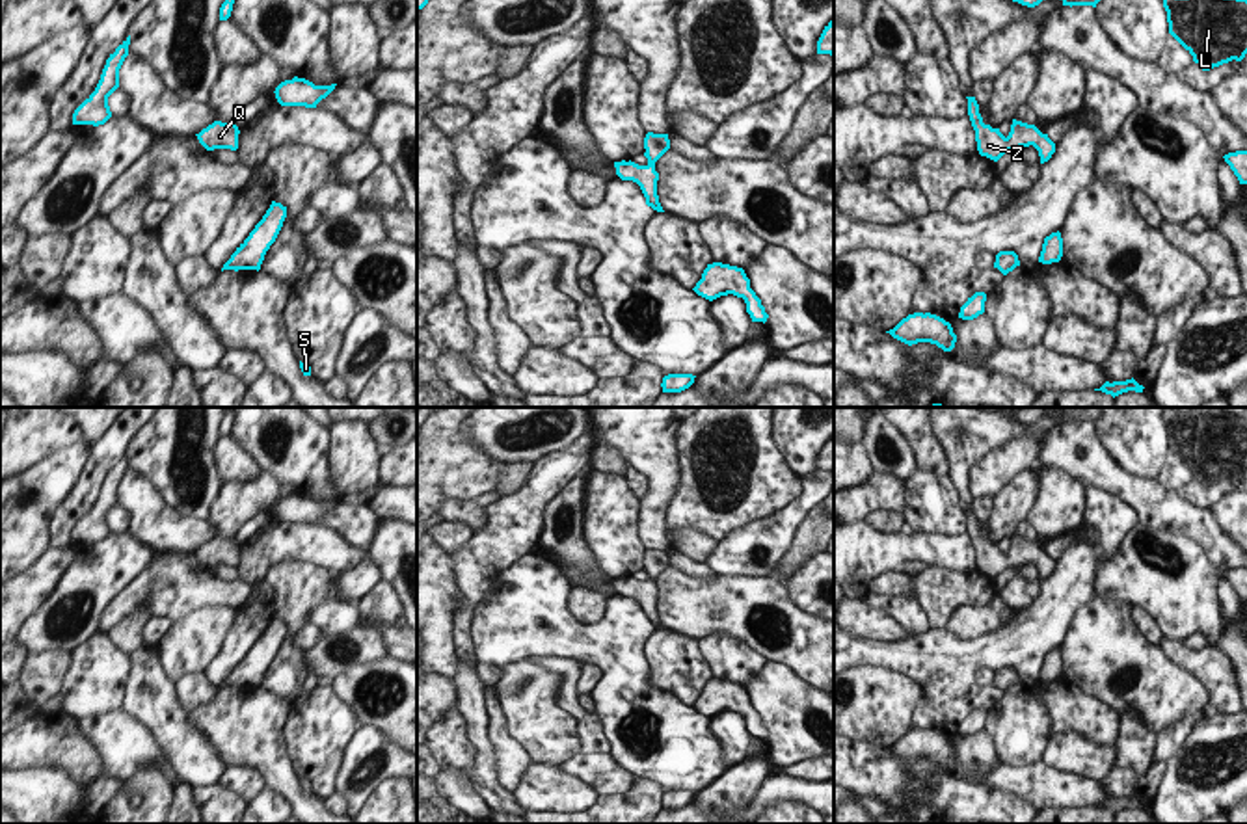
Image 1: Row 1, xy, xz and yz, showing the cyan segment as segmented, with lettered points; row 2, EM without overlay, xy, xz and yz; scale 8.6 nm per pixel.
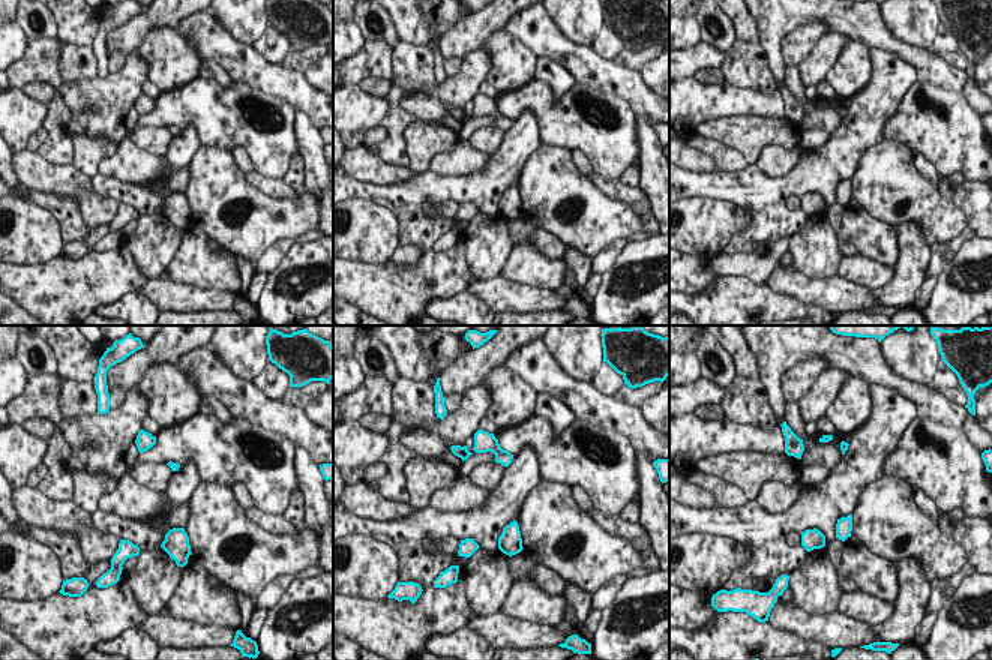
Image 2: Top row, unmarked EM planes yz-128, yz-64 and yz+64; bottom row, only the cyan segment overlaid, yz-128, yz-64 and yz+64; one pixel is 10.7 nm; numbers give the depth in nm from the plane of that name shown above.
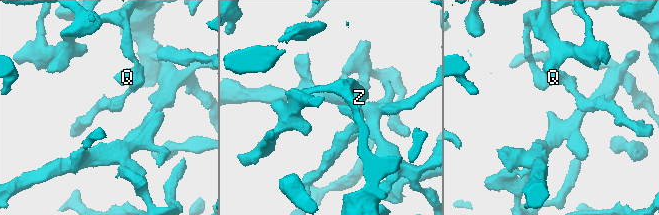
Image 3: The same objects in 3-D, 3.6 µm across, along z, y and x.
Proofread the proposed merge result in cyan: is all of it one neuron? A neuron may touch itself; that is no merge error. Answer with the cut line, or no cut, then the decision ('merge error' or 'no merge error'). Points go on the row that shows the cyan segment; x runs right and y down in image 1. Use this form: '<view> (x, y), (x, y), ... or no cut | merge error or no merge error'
no cut | no merge error

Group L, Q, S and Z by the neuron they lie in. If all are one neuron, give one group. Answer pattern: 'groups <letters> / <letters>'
groups L Q S Z

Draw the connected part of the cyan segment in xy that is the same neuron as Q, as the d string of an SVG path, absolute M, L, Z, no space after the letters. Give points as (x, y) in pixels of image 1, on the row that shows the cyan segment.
M214 121L212 125L203 128L195 136L207 151L214 151L214 149L236 151L238 149L238 134L240 134L240 130L235 125L235 121L231 121L231 123Z

